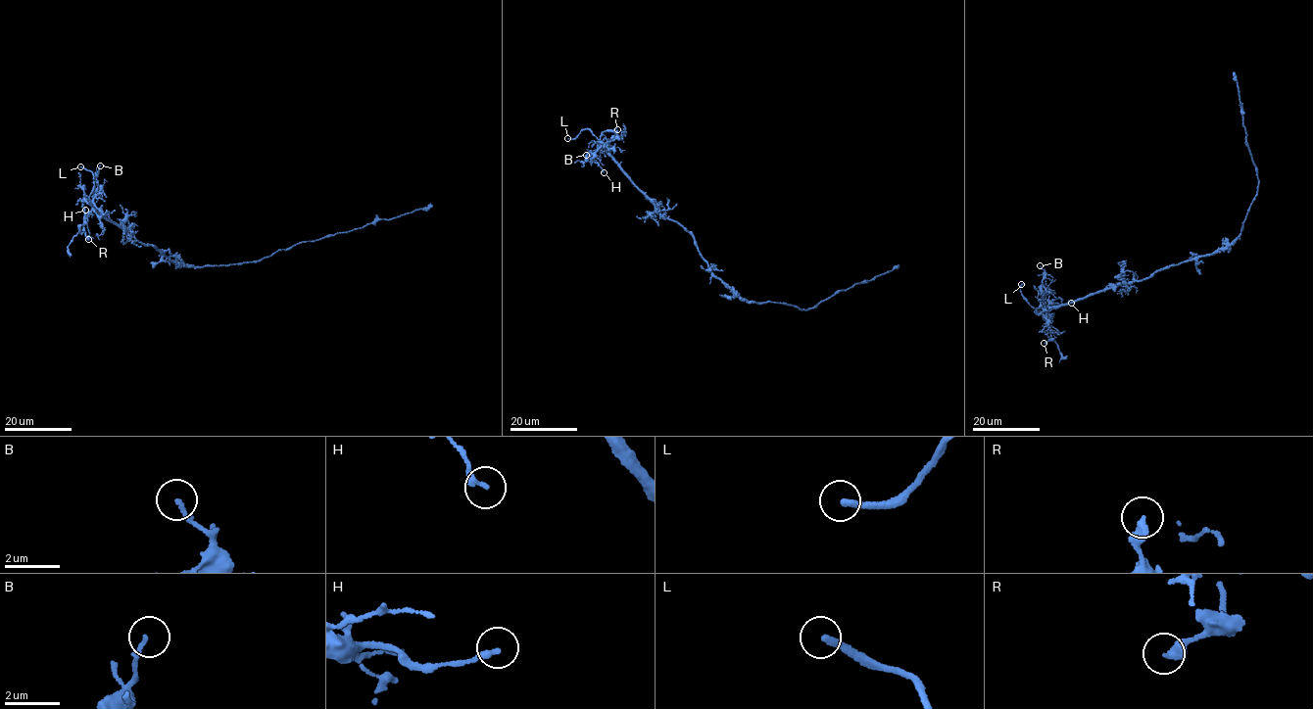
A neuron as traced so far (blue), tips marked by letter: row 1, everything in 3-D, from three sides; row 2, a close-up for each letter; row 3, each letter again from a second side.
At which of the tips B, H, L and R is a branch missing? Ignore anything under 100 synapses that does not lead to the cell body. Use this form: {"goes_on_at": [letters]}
{"goes_on_at": ["L"]}

